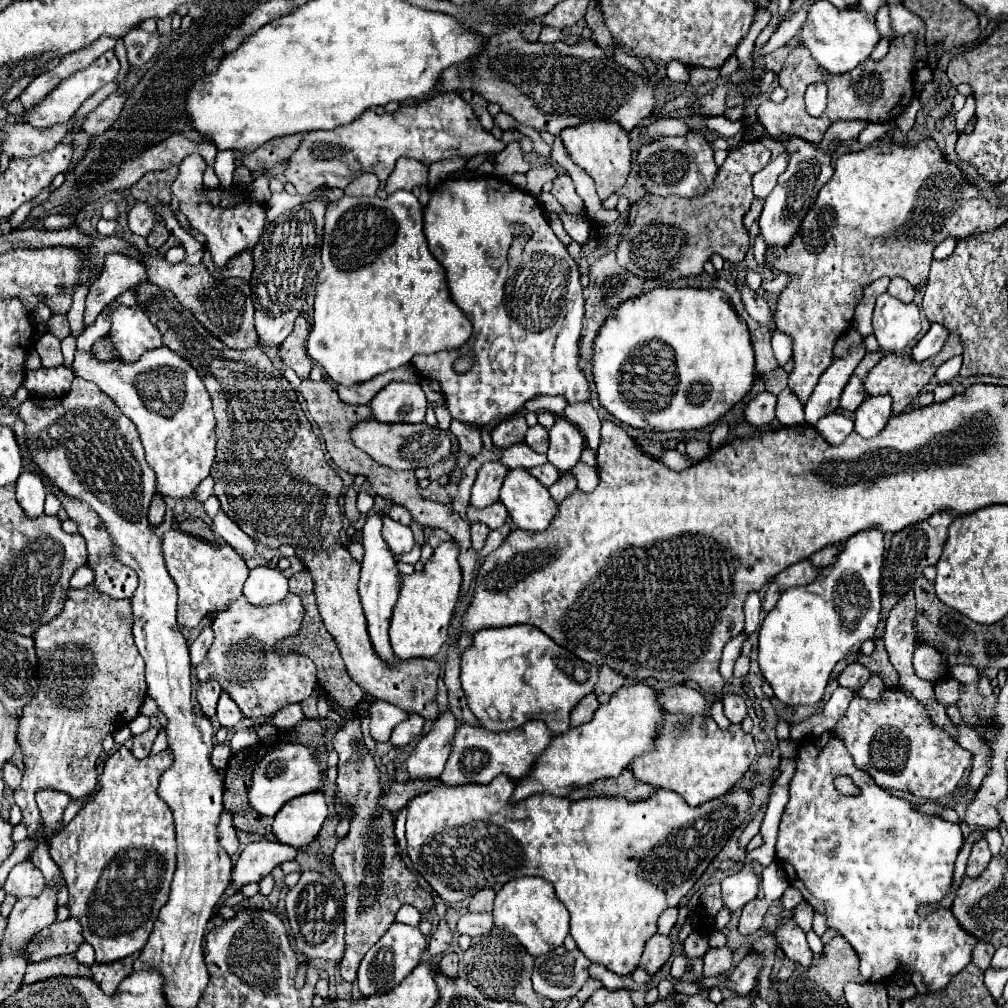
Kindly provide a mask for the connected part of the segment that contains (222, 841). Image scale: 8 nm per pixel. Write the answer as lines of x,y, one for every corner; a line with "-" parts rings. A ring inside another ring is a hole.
222,810
220,822
218,822
218,844
224,848
228,856
234,856
238,850
238,838
232,822
232,814
228,810

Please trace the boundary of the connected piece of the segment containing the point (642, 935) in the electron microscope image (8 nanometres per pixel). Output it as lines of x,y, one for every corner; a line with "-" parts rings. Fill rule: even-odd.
504,774
496,776
490,784
460,784
460,786
448,786
444,782
438,782
430,792
416,796
414,800
408,802
408,820
406,820
406,840
408,840
408,856
412,860
412,866
424,876
424,880
434,888
434,892
446,902
446,904
456,904
462,900
472,898
478,890
482,888
494,888
496,884
506,884
512,878
520,876
542,876
544,880
552,882
556,888
556,894
560,902
568,908
570,912
570,936
576,940
576,946
584,952
586,958
592,962
604,964
608,970
616,972
618,976
630,974
640,960
644,942
656,934
656,920
658,916
672,906
678,906
678,902
690,892
694,882
702,876
702,872
708,868
708,864
716,858
716,854
724,848
728,838
744,824
748,824
748,814
752,808
752,792
740,788
740,790
730,790
728,794
714,798
710,802
704,802
700,806
688,806
678,794
670,790
656,790
656,794
650,800
610,800
610,798
584,798
572,801
568,797
557,797
551,794
535,795
512,802
516,782
-
498,822
506,822
506,830
498,830
-
656,858
662,858
662,864
654,864

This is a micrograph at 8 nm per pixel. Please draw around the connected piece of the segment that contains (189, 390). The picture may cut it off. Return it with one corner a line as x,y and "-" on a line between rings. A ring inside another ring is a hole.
156,348
154,352
146,352
146,356
142,356
142,360
134,364
122,364
120,360
100,362
92,354
76,352
72,370
76,376
82,376
98,384
98,388
102,388
102,392
106,392
118,404
118,408
136,424
146,450
146,462
156,472
158,494
162,498
174,498
174,500
192,496
196,486
210,474
212,460
216,454
214,452
216,422
214,422
212,402
204,388
204,382
200,380
192,364
182,356
178,356
176,352
172,352
170,348

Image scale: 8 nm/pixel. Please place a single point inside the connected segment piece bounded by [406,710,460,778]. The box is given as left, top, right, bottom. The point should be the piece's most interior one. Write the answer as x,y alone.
428,759

